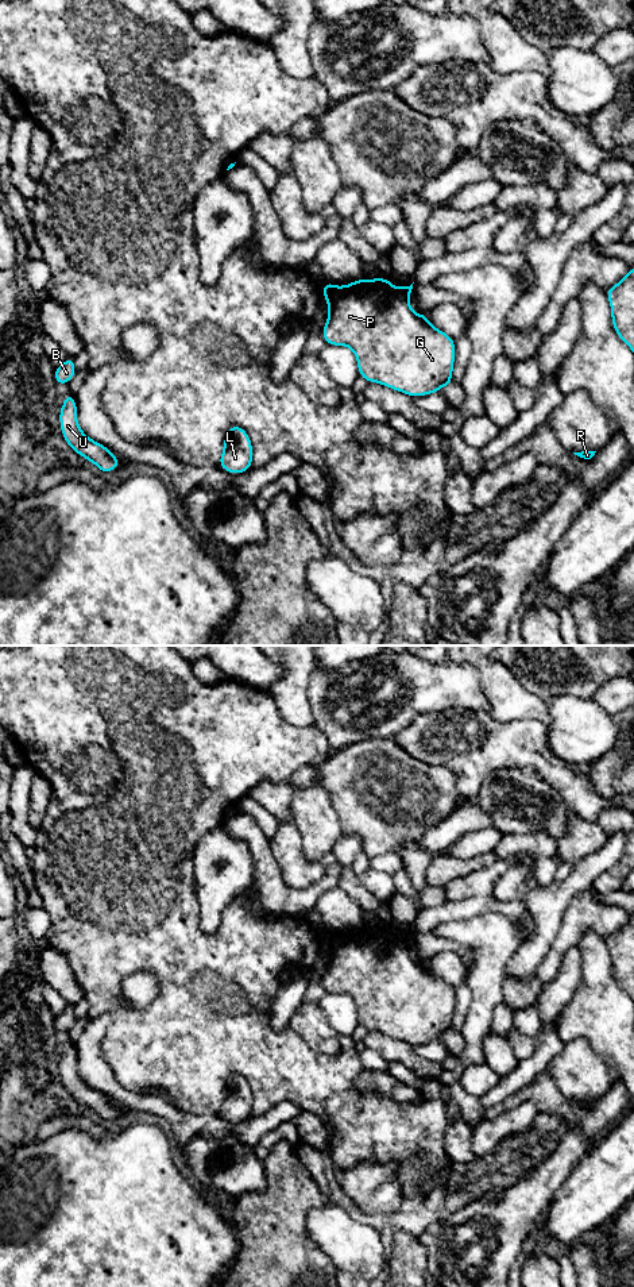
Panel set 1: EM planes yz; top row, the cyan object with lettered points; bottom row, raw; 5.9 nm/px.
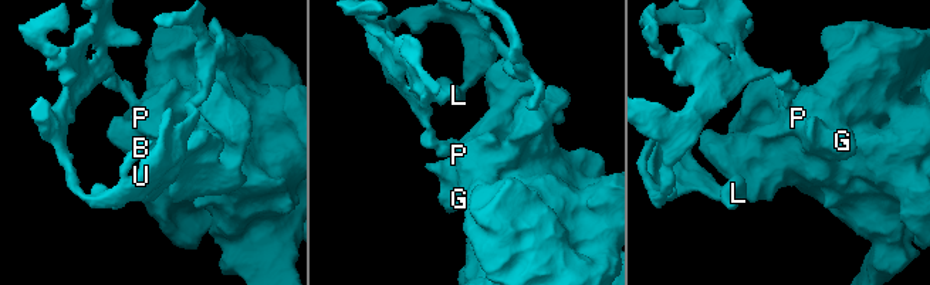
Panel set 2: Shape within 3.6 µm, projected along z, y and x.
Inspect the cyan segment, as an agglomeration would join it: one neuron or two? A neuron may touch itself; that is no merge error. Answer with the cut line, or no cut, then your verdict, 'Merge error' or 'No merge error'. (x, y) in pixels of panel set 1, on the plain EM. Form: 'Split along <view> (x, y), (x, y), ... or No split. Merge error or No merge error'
Split along yz (336, 936), (325, 946). Merge error

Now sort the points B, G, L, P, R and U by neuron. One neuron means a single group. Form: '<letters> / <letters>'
B L U / G P R

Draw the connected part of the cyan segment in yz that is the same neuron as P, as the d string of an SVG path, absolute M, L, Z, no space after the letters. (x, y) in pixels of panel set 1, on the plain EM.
M360 926L336 936L325 945L329 966L322 976L322 986L326 993L348 994L356 1003L359 1024L367 1030L420 1045L453 1032L455 989L434 976L426 963L411 959L411 937L413 932L394 936L390 926Z

